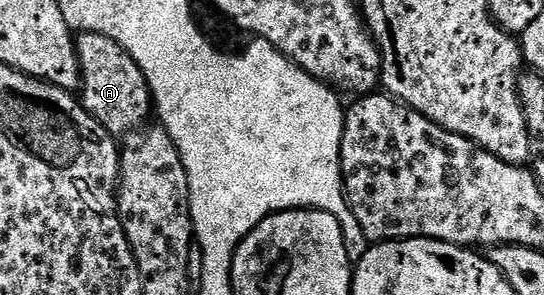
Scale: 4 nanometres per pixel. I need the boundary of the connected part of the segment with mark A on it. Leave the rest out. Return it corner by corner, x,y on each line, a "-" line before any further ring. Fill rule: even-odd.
94,31
78,34
75,44
77,66
81,72
79,99
85,110
94,115
114,137
124,136
130,129
140,128
140,123
148,117
149,111
151,115
151,92
139,65
135,65
133,58
114,39

